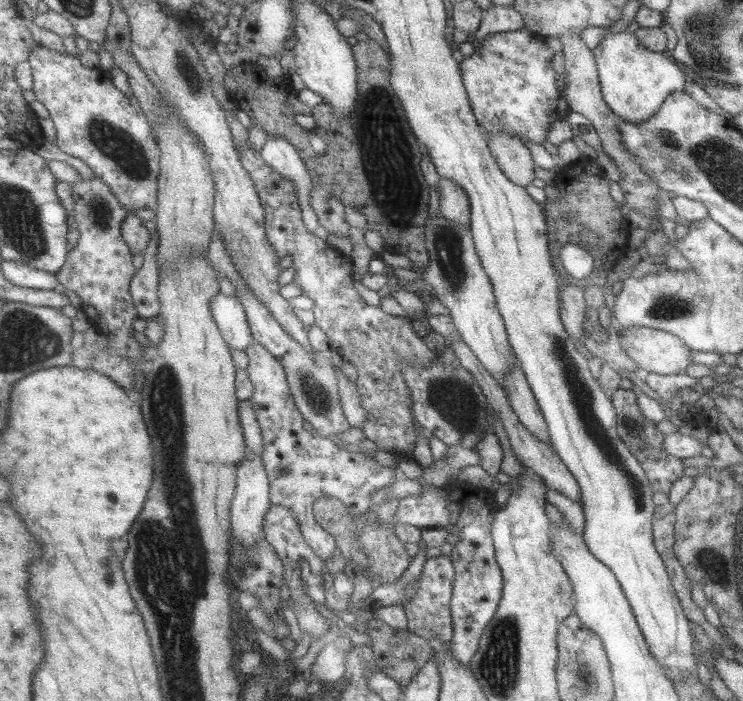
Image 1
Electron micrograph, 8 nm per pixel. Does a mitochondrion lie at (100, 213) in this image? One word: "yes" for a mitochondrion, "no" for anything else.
yes

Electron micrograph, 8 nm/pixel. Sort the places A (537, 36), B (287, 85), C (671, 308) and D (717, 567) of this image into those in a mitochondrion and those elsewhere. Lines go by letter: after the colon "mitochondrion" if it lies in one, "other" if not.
A: other
B: other
C: mitochondrion
D: mitochondrion

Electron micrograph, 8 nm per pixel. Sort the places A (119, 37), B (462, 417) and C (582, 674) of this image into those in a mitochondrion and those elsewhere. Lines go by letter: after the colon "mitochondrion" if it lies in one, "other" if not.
A: other
B: mitochondrion
C: mitochondrion

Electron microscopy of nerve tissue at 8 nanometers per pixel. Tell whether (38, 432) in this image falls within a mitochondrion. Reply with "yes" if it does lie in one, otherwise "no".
no

